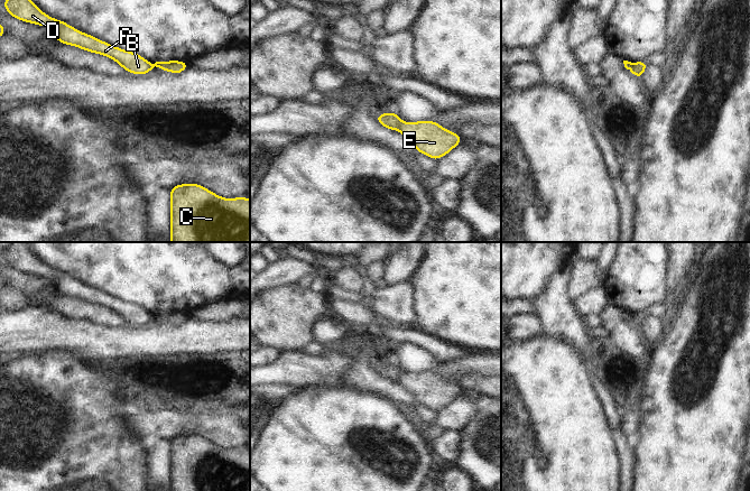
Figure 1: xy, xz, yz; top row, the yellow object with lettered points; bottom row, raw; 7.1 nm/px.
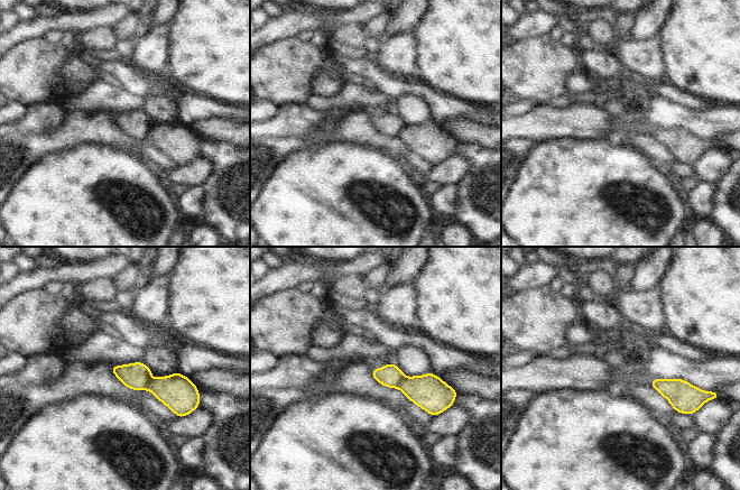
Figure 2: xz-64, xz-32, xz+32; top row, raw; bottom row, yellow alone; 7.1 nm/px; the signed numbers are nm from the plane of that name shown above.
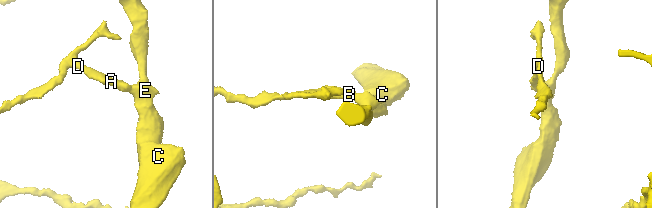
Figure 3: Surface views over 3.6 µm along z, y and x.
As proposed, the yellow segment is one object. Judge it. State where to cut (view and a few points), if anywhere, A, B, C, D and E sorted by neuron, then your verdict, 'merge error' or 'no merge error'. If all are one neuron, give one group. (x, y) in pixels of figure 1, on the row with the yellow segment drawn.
xz (400, 120), (397, 129) | A B D / C E | merge error

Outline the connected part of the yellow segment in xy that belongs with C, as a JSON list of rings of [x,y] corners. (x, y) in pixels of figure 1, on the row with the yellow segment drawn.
[[[195,184],[174,185],[170,194],[170,242],[250,242],[250,200],[224,198]]]

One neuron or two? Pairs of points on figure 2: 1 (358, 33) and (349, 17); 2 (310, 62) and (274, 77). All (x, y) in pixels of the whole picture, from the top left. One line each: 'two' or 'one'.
1: two
2: one

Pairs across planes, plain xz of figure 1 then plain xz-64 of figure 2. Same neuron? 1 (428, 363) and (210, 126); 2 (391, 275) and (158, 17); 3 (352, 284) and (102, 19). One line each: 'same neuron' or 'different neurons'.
1: different neurons
2: same neuron
3: different neurons

